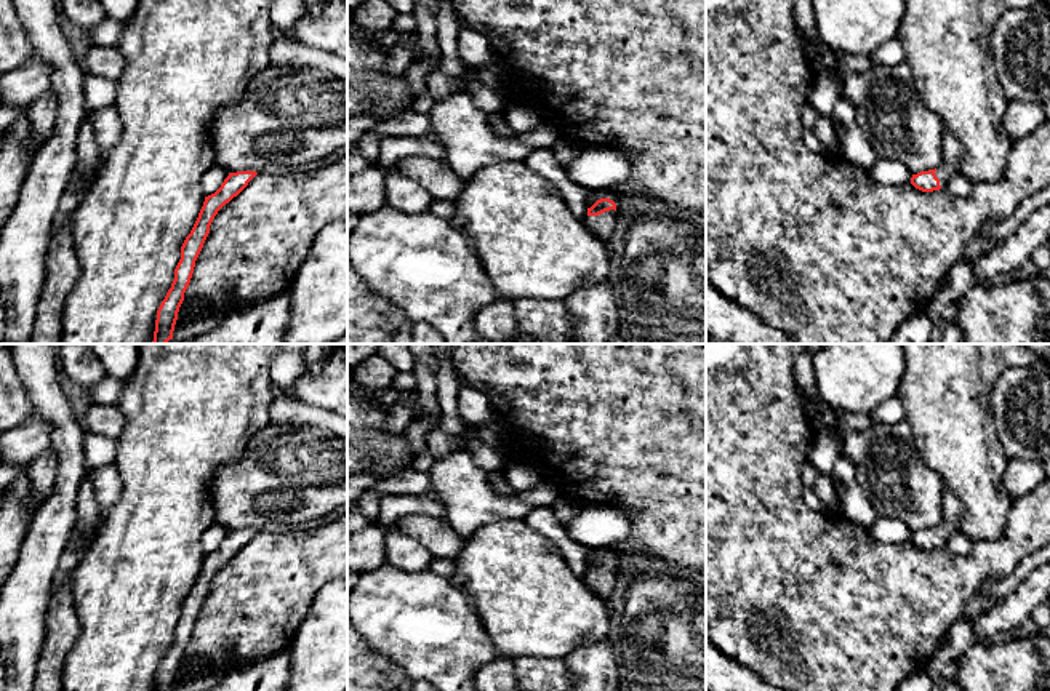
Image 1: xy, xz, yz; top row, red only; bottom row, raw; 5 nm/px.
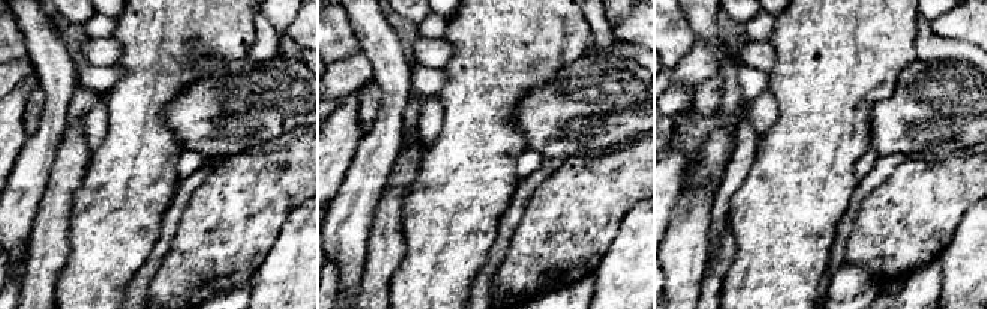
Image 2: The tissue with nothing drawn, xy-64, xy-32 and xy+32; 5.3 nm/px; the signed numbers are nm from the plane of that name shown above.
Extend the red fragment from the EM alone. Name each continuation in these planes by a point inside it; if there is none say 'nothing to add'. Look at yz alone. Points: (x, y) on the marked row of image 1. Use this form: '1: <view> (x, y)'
1: yz (953, 151)

